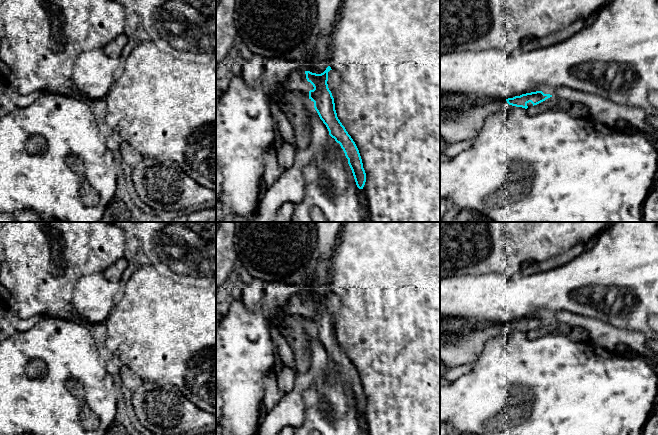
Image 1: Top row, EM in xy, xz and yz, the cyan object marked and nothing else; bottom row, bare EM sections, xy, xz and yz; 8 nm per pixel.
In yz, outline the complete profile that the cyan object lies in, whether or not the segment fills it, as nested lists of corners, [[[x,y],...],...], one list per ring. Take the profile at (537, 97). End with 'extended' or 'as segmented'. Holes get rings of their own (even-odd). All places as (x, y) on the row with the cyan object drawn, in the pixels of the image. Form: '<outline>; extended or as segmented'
[[[542,91],[522,94],[508,99],[472,99],[463,94],[447,94],[440,96],[440,138],[449,144],[457,142],[474,140],[483,129],[485,121],[491,114],[499,111],[507,111],[513,106],[527,109],[527,104],[531,102],[537,105],[546,99],[552,97],[550,94],[544,94]]]; extended

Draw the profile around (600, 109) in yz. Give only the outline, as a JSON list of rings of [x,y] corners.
[[[565,86],[555,88],[551,95],[570,105],[575,103],[584,105],[590,118],[612,128],[616,128],[618,120],[624,120],[634,131],[647,135],[658,148],[658,136],[655,129],[647,124],[647,114],[642,108],[617,104],[599,95],[576,91]]]

